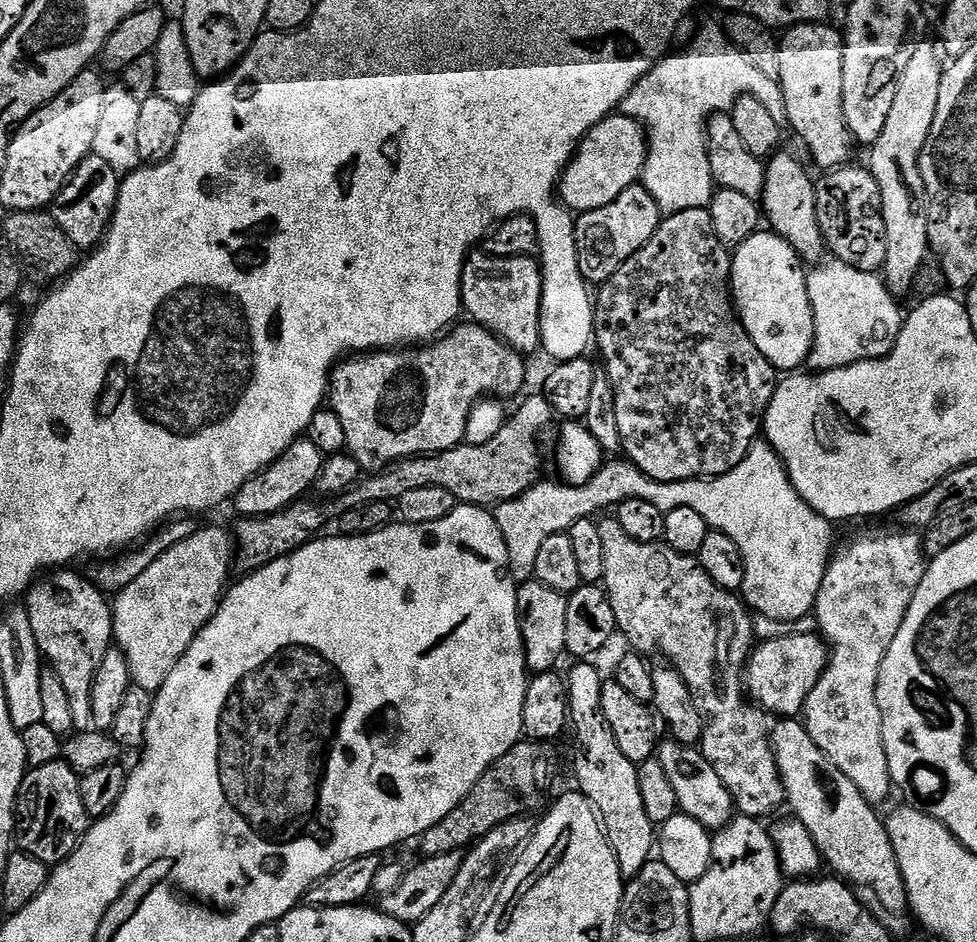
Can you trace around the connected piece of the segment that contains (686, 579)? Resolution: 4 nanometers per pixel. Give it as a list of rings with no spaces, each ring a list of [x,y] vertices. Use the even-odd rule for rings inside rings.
[[[615,518],[609,520],[601,519],[599,521],[600,533],[602,534],[602,550],[606,554],[606,591],[608,593],[608,601],[610,606],[614,606],[614,618],[616,619],[616,627],[619,635],[625,636],[629,640],[631,647],[641,654],[649,654],[657,648],[662,655],[665,656],[667,663],[676,669],[678,674],[682,674],[682,678],[686,682],[686,686],[690,690],[690,694],[694,698],[694,706],[698,706],[698,714],[704,720],[704,735],[700,737],[698,745],[701,752],[710,762],[710,766],[714,766],[714,771],[718,773],[718,778],[722,778],[722,782],[726,786],[726,790],[730,790],[732,802],[735,811],[742,816],[751,816],[753,818],[765,818],[771,812],[776,812],[786,804],[786,793],[784,784],[780,781],[780,771],[776,765],[776,755],[772,749],[772,730],[774,720],[769,713],[763,708],[750,702],[746,695],[746,684],[742,679],[742,673],[747,669],[748,658],[754,651],[754,633],[753,633],[753,613],[746,607],[743,599],[735,592],[727,592],[722,590],[714,582],[710,582],[710,578],[702,570],[699,559],[696,556],[683,556],[678,554],[672,548],[663,542],[654,544],[643,544],[630,538],[626,531],[622,530],[622,526]]]

